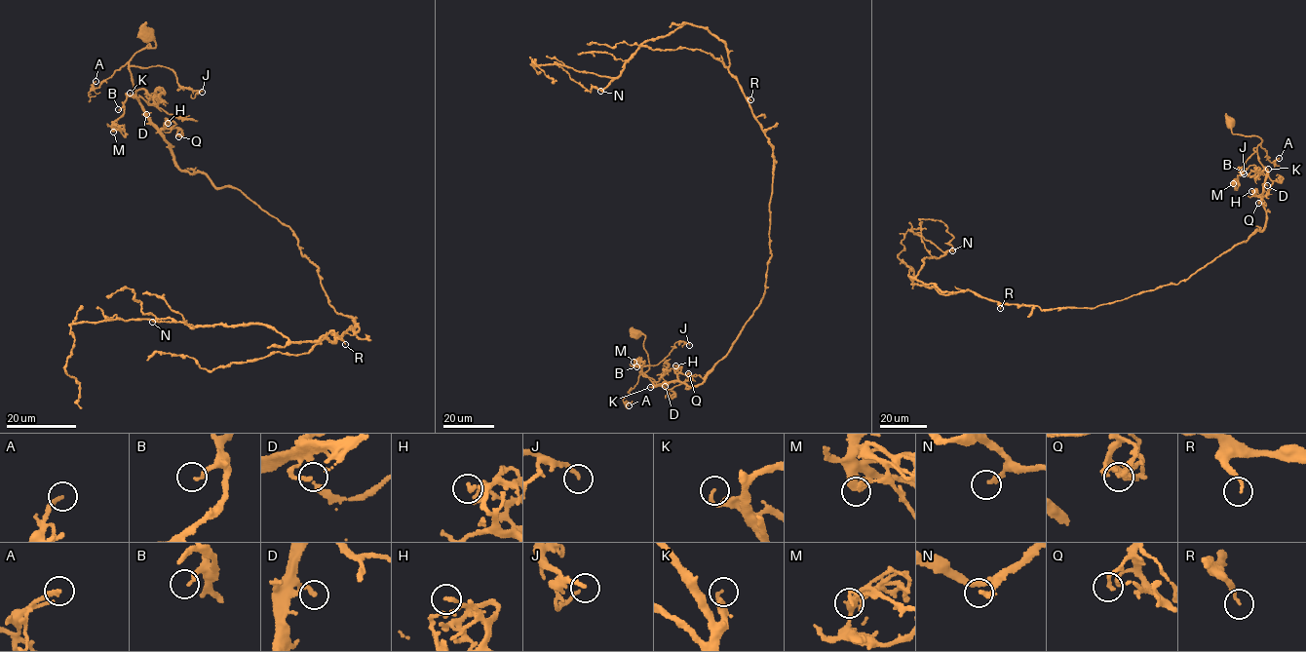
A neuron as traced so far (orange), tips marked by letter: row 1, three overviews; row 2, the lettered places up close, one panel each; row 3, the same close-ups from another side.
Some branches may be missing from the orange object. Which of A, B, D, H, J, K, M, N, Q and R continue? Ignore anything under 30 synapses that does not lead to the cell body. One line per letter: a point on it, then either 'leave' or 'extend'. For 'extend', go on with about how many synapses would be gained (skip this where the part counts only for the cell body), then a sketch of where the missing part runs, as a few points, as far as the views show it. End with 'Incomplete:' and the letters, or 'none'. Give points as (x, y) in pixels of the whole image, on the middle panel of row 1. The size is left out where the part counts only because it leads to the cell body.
A: at (629, 405); leave
B: at (636, 366); leave
D: at (665, 386); leave
H: at (675, 365); leave
J: at (689, 345); leave
K: at (650, 387); leave
M: at (633, 362); leave
N: at (600, 91); extend; about 70 synapses; missing branch runs (600, 91), (578, 83), (574, 76), (583, 70)
Q: at (688, 373); leave
R: at (750, 99); leave
Incomplete: N

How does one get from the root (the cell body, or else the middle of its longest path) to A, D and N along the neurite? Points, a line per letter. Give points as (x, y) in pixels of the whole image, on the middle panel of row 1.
A: (635, 334), (644, 335), (644, 349), (650, 366), (624, 398), (623, 402), (629, 405)
D: (635, 334), (644, 335), (644, 349), (650, 366), (644, 372), (639, 371), (655, 385), (665, 386)
N: (635, 334), (656, 385), (693, 387), (726, 355), (765, 289), (772, 146), (703, 27), (644, 40), (600, 91)

